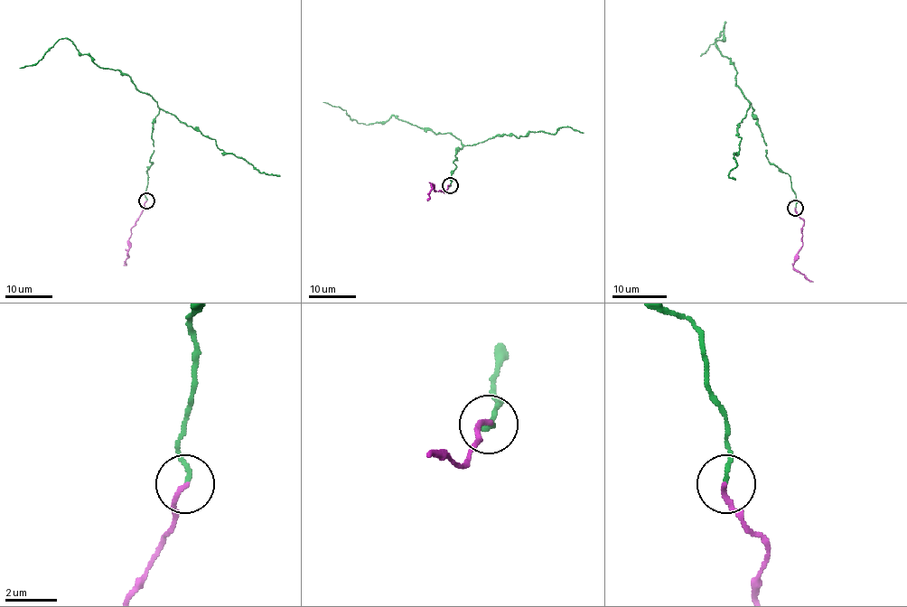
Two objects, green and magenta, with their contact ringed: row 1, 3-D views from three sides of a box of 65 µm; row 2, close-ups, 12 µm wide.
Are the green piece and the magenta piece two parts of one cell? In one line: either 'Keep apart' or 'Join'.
Join

